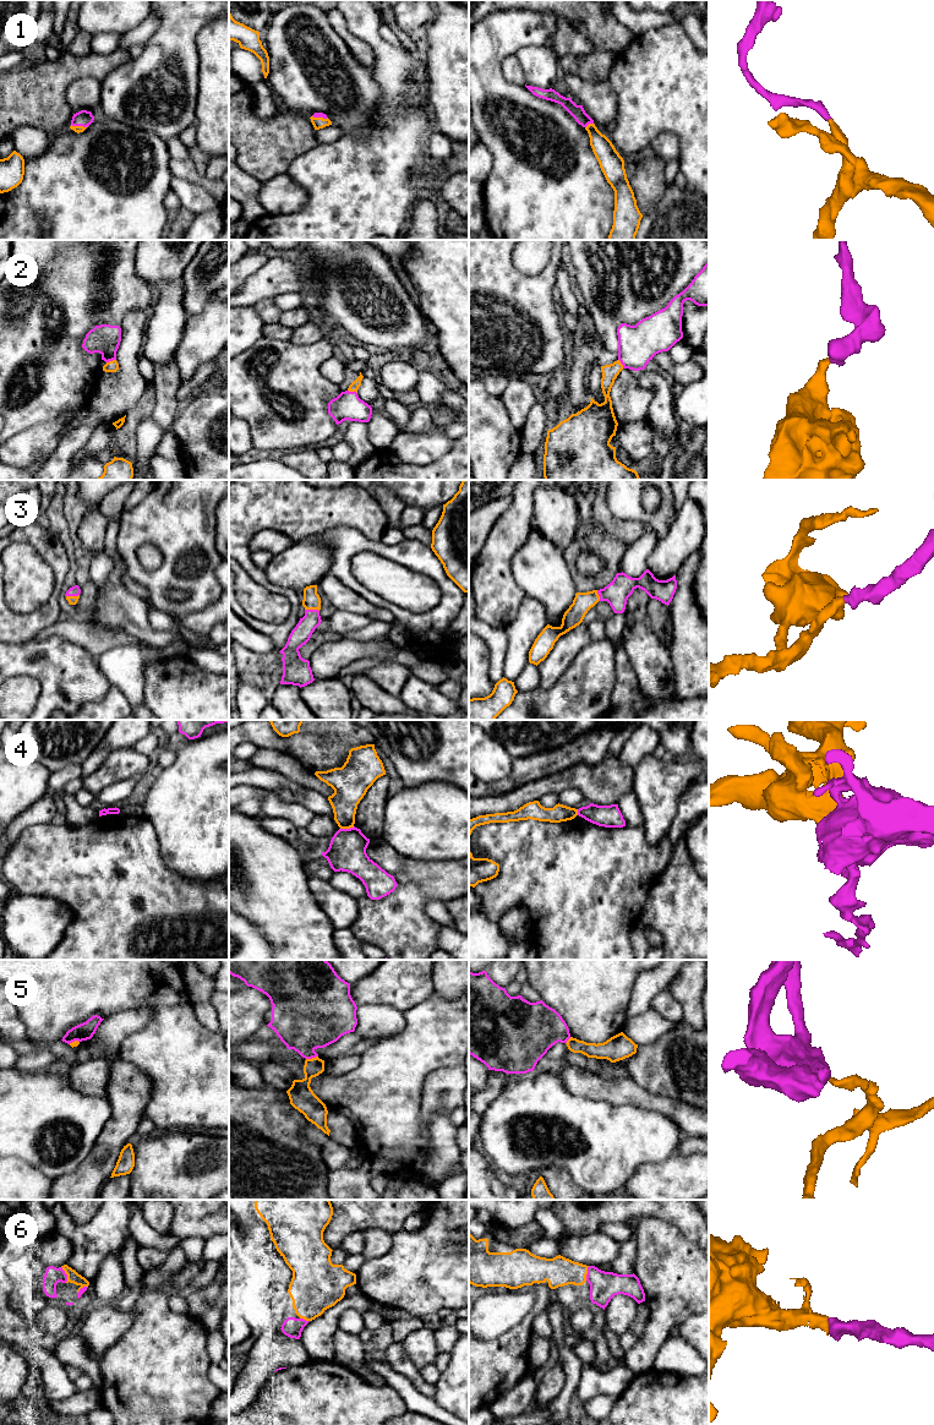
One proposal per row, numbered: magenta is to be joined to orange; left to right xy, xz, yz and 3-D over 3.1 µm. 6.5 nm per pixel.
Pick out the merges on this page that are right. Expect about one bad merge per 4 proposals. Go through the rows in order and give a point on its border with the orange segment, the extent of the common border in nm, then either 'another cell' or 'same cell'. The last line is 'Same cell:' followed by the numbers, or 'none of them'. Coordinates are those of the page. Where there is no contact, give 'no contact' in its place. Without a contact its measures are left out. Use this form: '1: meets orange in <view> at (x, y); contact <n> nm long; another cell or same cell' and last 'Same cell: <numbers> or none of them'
1: meets orange in yz at (589, 124); contact 70 nm long; same cell
2: meets orange in xy at (110, 361); contact 70 nm long; same cell
3: meets orange in xz at (312, 609); contact 100 nm long; same cell
4: meets orange in xz at (347, 828); contact 100 nm long; another cell
5: meets orange in xz at (312, 1058); contact 80 nm long; another cell
6: meets orange in xy at (66, 1273); contact 120 nm long; same cell
Same cell: 1, 2, 3, 6

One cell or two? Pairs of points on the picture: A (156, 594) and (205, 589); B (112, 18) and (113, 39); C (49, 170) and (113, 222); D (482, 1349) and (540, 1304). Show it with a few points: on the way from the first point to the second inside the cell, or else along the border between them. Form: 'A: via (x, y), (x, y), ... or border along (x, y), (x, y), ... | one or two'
A: via (168, 583), (192, 583) | one
B: border along (120, 33), (98, 32), (92, 36) | two
C: via (65, 186), (75, 187), (97, 209) | one
D: via (498, 1350), (525, 1326), (528, 1320) | one

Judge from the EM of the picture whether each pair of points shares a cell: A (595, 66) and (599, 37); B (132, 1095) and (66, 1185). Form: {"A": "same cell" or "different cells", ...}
{"A": "different cells", "B": "same cell"}

